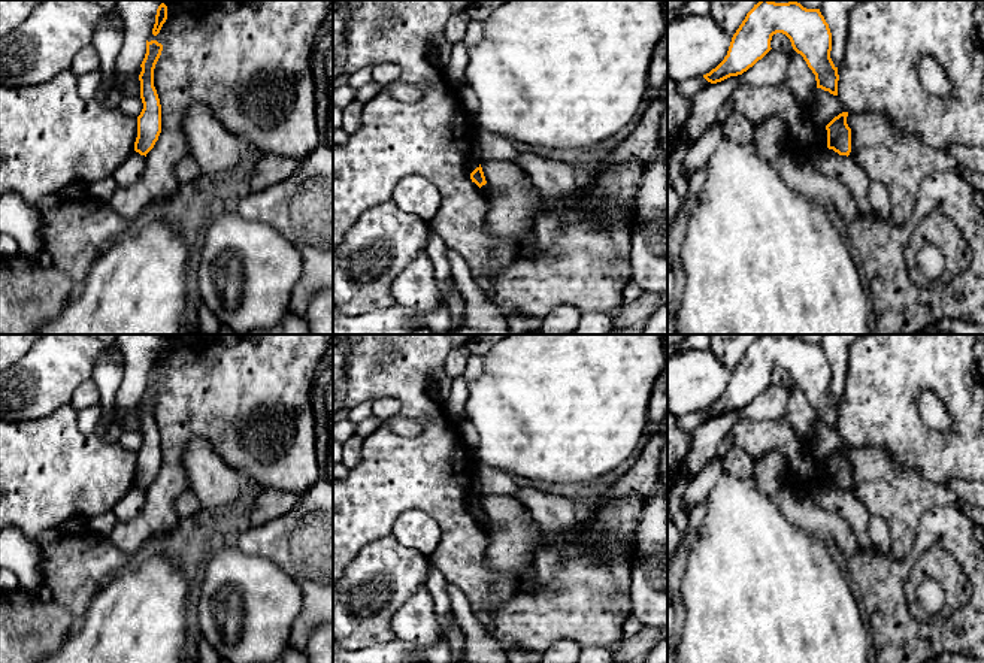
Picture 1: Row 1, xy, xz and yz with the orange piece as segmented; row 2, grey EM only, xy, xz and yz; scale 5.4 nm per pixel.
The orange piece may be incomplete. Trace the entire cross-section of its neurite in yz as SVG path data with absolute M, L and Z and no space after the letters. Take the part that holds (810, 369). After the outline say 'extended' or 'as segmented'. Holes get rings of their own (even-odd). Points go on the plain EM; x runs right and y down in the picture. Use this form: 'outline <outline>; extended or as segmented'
outline M760 334L747 348L732 372L727 390L703 412L717 418L753 402L772 382L776 367L785 369L793 384L803 391L815 409L817 423L838 430L838 402L830 393L832 367L820 343L806 343L796 334L775 337Z; as segmented

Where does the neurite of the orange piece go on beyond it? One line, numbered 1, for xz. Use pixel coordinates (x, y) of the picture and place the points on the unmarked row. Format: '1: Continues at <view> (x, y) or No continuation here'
1: No continuation here

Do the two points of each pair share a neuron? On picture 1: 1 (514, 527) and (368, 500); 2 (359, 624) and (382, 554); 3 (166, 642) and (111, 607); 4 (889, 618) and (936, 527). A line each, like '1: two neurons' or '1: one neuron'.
1: two neurons
2: one neuron
3: one neuron
4: one neuron

